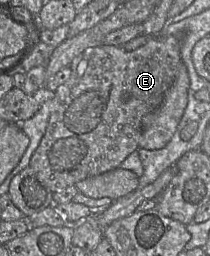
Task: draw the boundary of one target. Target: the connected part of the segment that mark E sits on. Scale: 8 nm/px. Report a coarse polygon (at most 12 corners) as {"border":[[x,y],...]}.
{"border":[[103,44],[53,92],[29,166],[55,193],[119,168],[181,64]]}

